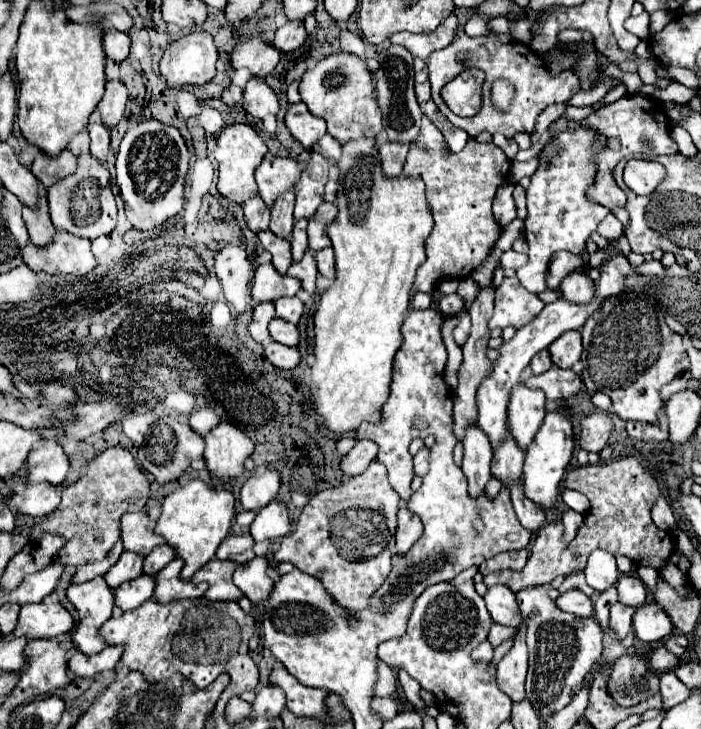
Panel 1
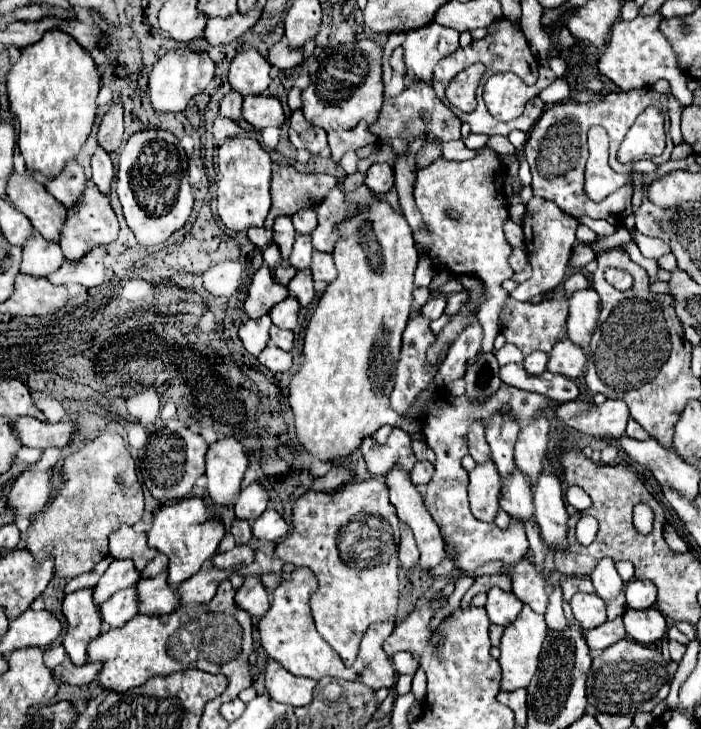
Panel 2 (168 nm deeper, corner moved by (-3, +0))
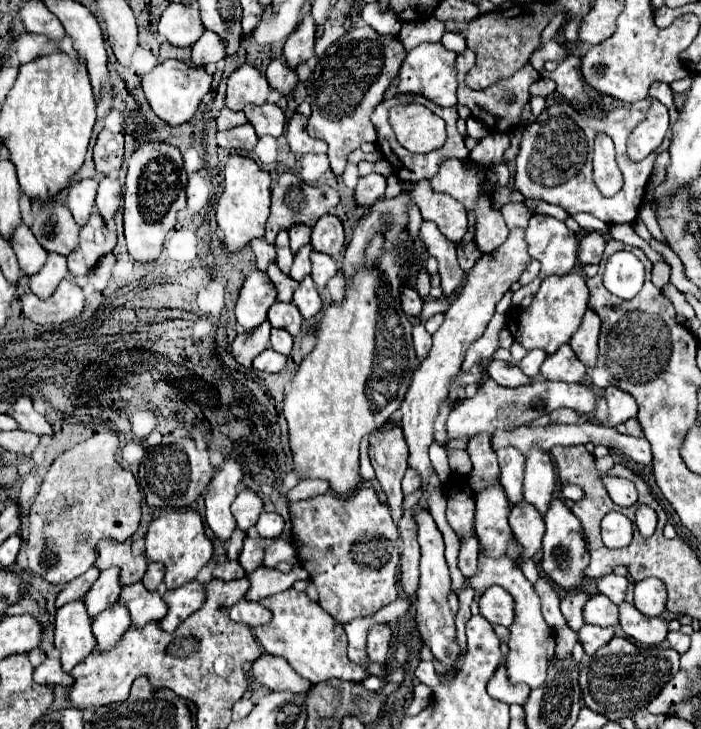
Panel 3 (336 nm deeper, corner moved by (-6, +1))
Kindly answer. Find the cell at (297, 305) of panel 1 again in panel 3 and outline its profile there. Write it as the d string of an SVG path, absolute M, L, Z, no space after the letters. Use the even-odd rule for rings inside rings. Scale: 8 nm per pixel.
M277 301L271 305L269 309L269 323L277 329L285 329L289 331L293 337L299 333L301 329L301 323L303 323L303 317L299 313L299 309L293 305L293 303L283 303L283 301Z

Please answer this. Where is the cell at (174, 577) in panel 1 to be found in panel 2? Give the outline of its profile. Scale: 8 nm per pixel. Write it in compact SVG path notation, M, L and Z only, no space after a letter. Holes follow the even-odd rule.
M166 572L154 578L140 578L136 582L136 596L138 596L138 614L146 616L160 616L170 614L178 606L178 594L166 582Z

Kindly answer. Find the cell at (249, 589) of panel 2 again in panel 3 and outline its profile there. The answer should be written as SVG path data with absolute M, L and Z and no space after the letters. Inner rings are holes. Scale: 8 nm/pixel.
M241 599L231 607L229 617L237 623L245 623L249 627L257 627L257 625L265 625L271 621L271 613L267 607L263 607L259 601L247 601Z

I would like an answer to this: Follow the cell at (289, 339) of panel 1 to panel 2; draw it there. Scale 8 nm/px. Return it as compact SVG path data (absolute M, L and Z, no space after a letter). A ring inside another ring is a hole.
M272 326L270 328L270 342L282 350L290 350L292 348L292 342L294 342L294 334L292 332L286 332L286 330L280 330L278 326Z

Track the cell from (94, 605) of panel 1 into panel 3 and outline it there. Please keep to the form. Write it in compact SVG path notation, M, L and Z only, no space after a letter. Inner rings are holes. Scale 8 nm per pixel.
M81 599L71 601L57 609L55 615L55 647L61 651L61 665L69 673L81 663L97 641L91 631L91 619Z

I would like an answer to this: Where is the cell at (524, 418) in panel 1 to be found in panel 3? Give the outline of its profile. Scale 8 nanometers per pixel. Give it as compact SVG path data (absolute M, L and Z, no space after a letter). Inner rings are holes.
M533 447L529 451L529 457L525 459L523 495L543 515L549 507L553 489L555 489L555 471L553 471L551 457L547 451Z

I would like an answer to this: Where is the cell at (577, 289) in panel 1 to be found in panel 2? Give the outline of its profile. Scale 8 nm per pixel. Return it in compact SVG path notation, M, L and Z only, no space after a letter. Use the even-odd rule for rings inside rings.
M592 288L572 294L566 338L572 340L580 348L588 346L590 338L598 326L598 314L600 314L600 298Z

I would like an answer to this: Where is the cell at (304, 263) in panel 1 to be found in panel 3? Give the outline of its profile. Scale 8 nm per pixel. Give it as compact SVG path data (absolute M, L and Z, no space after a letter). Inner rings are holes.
M309 275L295 289L293 303L299 307L299 311L305 319L311 319L313 315L317 315L321 311L321 297L319 297L317 287L313 285L313 279Z

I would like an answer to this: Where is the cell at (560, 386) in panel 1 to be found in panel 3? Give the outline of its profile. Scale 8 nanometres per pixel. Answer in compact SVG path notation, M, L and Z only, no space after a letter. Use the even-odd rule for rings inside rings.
M491 361L487 365L487 373L503 387L521 387L521 385L533 383L533 379L525 377L525 373L521 373L517 365L511 365L507 361Z

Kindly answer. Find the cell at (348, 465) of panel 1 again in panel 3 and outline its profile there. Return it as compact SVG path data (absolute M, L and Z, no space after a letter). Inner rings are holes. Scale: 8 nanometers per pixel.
M303 479L297 487L293 487L287 497L289 497L289 503L293 501L299 501L299 499L311 499L311 497L317 497L317 495L325 495L331 491L331 485L327 481L321 481L321 479Z

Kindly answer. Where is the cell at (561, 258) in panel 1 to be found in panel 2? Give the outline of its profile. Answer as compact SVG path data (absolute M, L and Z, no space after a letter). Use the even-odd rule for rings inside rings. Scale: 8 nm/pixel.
M578 244L572 252L572 258L570 258L570 264L574 268L584 268L588 262L592 262L596 258L596 252L592 250L590 244Z

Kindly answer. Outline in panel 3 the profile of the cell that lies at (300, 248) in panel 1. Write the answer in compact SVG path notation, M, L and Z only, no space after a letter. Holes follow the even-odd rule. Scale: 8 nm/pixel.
M305 245L295 253L295 261L293 261L293 267L291 267L291 273L289 273L295 281L301 281L303 277L307 277L311 273L311 261L309 261L311 251L313 251L313 247Z

